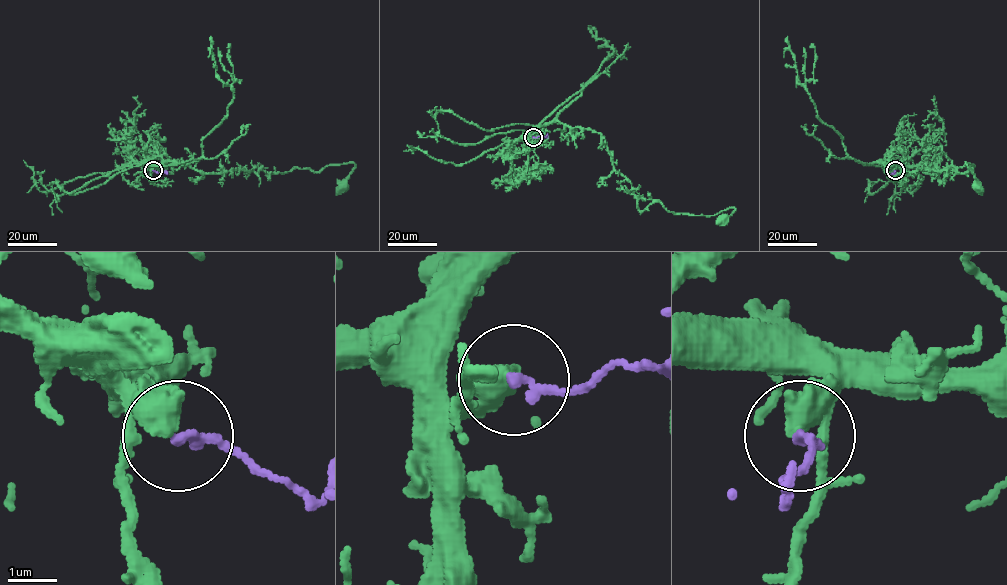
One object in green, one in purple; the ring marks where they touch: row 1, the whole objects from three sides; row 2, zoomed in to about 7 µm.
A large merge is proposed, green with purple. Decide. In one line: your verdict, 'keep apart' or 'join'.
join

